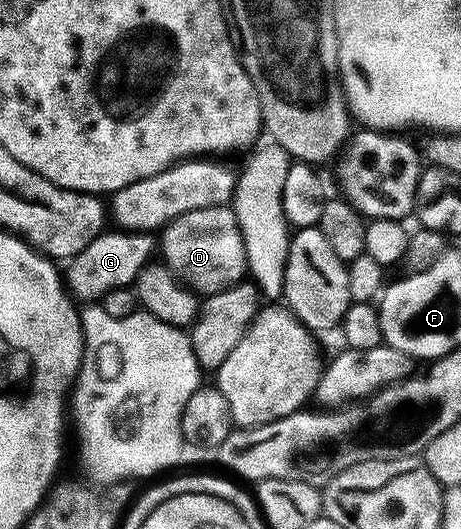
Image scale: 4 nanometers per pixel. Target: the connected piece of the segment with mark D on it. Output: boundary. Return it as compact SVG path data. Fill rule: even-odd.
M225 205L222 207L206 207L204 209L190 209L188 213L182 213L177 219L172 219L168 226L163 228L162 234L158 239L158 251L161 251L163 262L166 264L169 271L176 276L177 280L185 288L191 289L197 296L207 297L210 295L217 295L219 291L225 291L228 287L235 287L237 283L245 278L247 268L246 249L243 247L243 235L239 231L238 221L235 219L235 213L231 206Z

